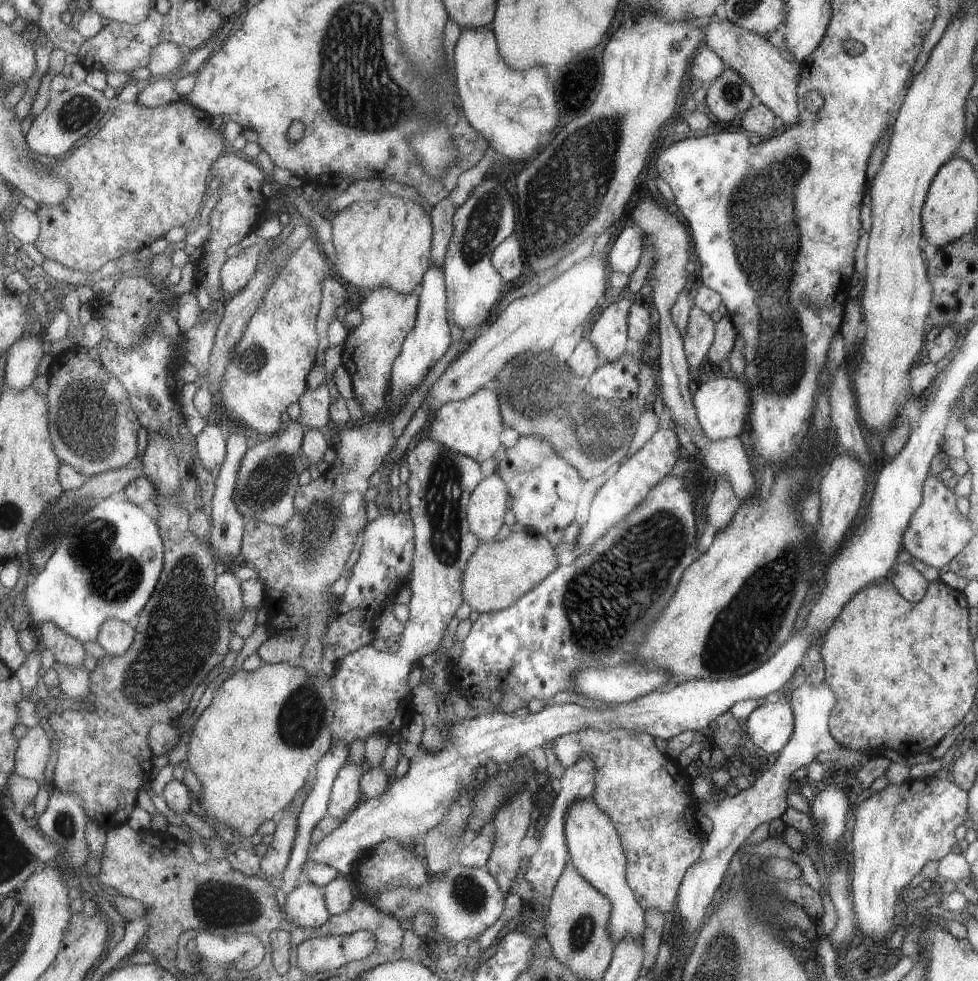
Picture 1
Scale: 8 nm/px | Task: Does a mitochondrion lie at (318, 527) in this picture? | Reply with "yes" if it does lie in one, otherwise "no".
yes

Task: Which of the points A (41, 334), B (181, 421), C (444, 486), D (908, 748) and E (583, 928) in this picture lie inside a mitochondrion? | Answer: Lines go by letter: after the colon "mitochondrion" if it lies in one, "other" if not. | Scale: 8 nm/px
A: other
B: other
C: mitochondrion
D: other
E: mitochondrion

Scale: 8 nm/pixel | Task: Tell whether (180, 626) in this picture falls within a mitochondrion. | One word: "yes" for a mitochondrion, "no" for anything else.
yes

